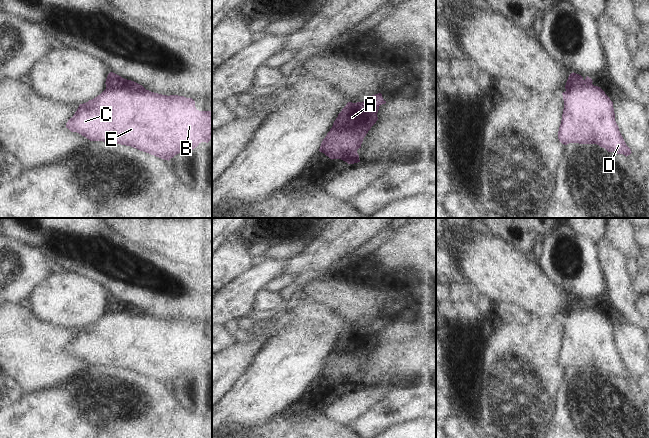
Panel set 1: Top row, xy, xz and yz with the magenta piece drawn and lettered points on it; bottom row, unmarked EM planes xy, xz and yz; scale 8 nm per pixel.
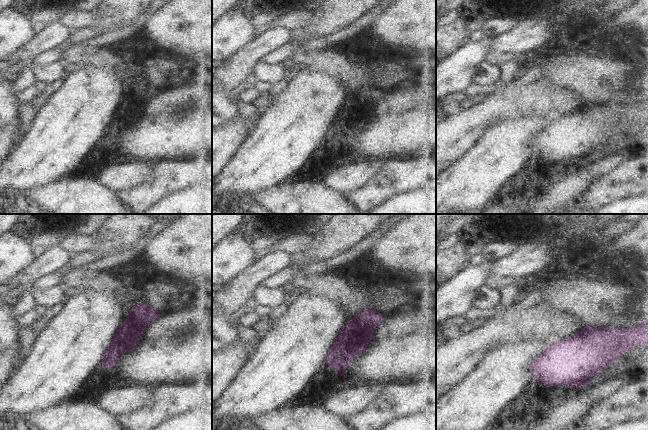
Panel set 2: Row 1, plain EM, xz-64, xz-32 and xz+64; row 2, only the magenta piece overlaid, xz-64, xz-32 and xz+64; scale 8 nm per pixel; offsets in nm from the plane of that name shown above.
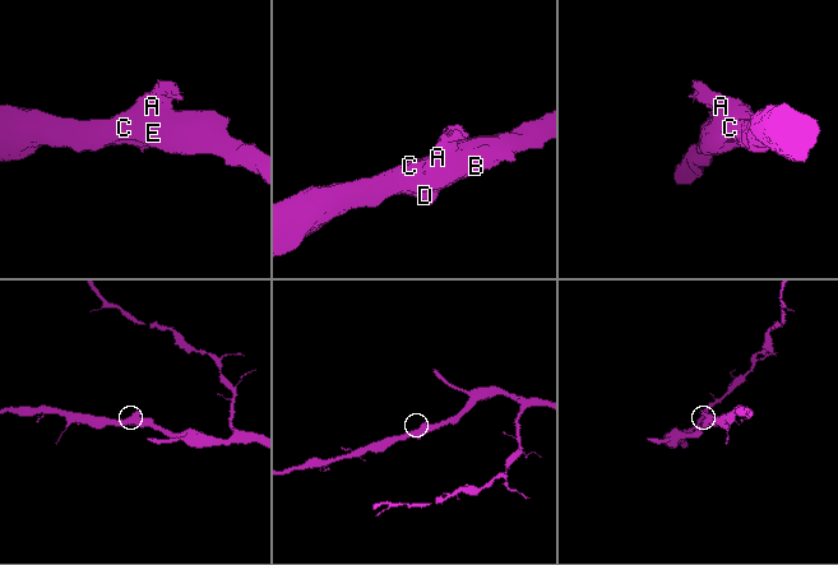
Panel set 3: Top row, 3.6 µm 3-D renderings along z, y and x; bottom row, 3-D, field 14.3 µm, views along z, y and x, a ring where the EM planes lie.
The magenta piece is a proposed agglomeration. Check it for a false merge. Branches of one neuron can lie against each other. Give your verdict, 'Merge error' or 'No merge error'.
Merge error

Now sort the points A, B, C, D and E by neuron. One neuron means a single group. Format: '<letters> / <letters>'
A / B C D E

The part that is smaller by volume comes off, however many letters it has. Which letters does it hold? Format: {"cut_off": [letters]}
{"cut_off": ["A"]}

